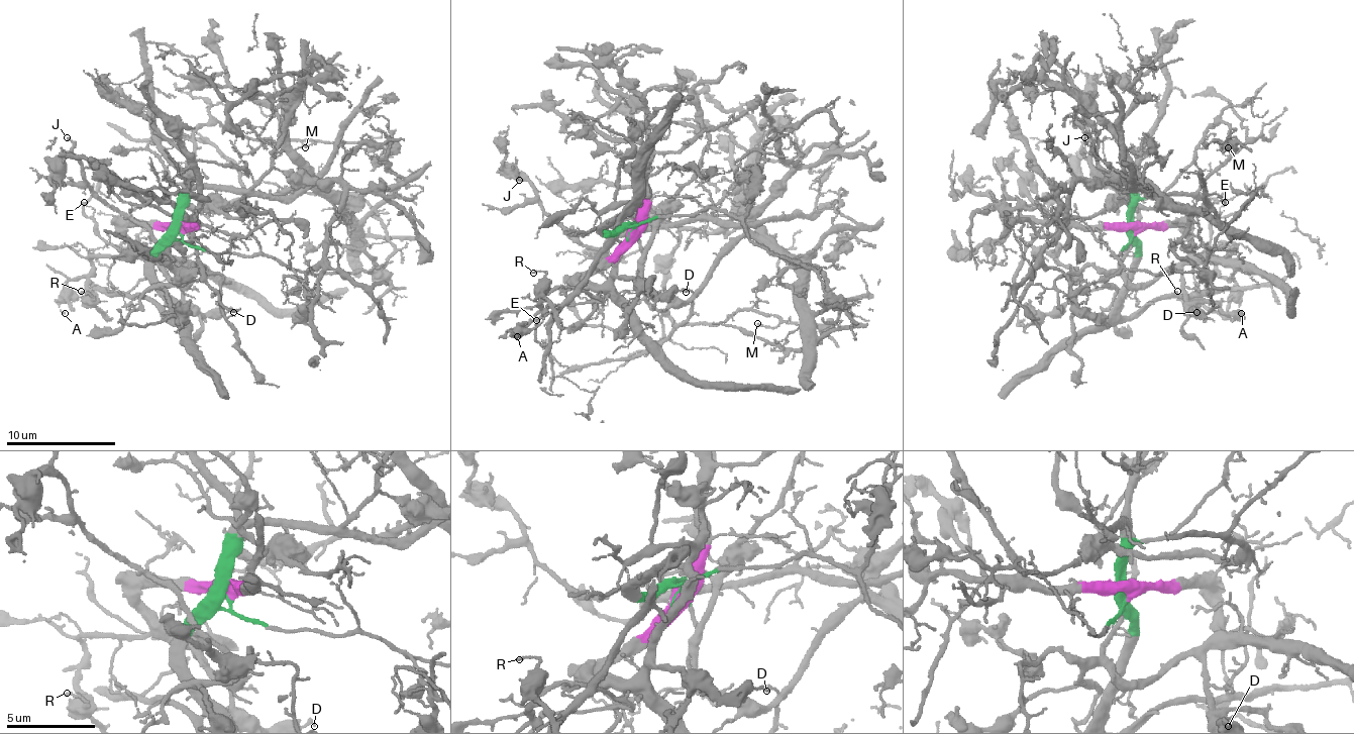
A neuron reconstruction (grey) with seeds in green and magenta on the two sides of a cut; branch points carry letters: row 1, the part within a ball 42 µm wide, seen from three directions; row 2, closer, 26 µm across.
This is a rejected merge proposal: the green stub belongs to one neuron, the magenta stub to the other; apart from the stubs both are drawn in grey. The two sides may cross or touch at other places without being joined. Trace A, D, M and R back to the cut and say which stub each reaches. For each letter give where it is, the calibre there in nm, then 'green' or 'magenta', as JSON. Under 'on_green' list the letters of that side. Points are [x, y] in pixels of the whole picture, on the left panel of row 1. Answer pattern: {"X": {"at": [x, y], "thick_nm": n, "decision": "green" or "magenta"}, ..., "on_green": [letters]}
{"A": {"at": [65, 313], "thick_nm": 90, "decision": "magenta"}, "D": {"at": [233, 312], "thick_nm": 160, "decision": "magenta"}, "M": {"at": [305, 147], "thick_nm": 110, "decision": "green"}, "R": {"at": [81, 291], "thick_nm": 120, "decision": "magenta"}, "on_green": ["M"]}

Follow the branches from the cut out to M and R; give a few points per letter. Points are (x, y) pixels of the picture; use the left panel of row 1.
M: (179, 230), (201, 126), (327, 142), (308, 139), (305, 147)
R: (179, 230), (163, 224), (132, 224), (126, 235), (129, 254), (91, 257), (88, 280), (91, 299), (80, 291)

